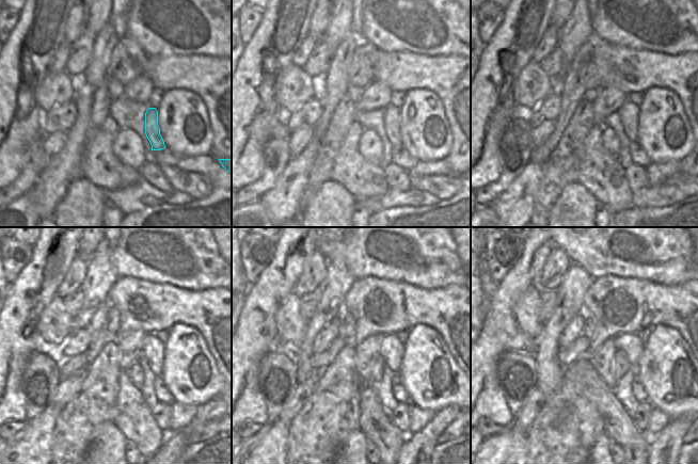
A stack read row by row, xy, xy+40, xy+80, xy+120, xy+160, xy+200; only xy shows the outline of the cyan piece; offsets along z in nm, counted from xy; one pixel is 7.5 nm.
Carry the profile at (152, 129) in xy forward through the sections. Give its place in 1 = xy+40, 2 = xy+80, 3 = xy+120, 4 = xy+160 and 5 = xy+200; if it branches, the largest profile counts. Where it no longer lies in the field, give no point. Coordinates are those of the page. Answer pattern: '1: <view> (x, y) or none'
1: xy+40 (391, 112)
2: xy+80 (629, 112)
3: xy+120 (153, 350)
4: xy+160 (391, 349)
5: xy+200 (630, 344)

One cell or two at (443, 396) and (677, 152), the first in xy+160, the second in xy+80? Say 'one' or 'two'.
one

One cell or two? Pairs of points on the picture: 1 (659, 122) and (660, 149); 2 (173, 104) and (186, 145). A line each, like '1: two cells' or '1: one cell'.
1: one cell
2: one cell

